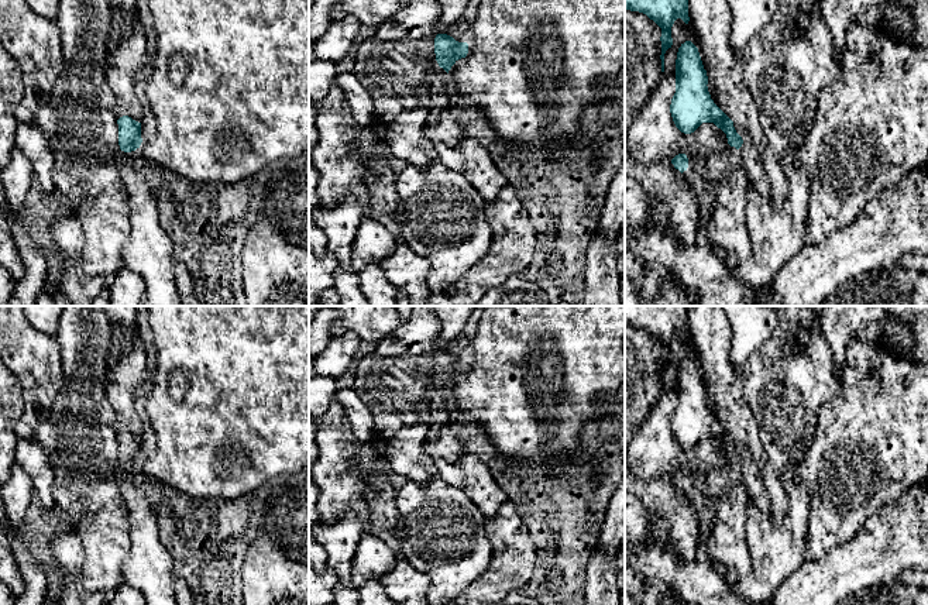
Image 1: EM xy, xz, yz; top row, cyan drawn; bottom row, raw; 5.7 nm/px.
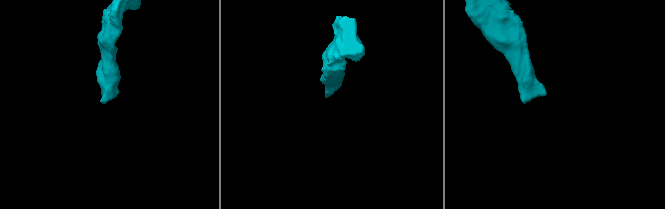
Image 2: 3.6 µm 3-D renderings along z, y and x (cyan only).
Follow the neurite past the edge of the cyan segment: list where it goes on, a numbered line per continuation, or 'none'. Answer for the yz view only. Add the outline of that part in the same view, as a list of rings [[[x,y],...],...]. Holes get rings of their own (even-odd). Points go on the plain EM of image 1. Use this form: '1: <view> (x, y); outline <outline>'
1: yz (746, 474); outline [[[746,458],[736,465],[736,477],[732,478],[731,484],[740,482],[746,488],[747,498],[764,513],[771,515],[771,503],[762,485],[760,477],[756,467]]]

